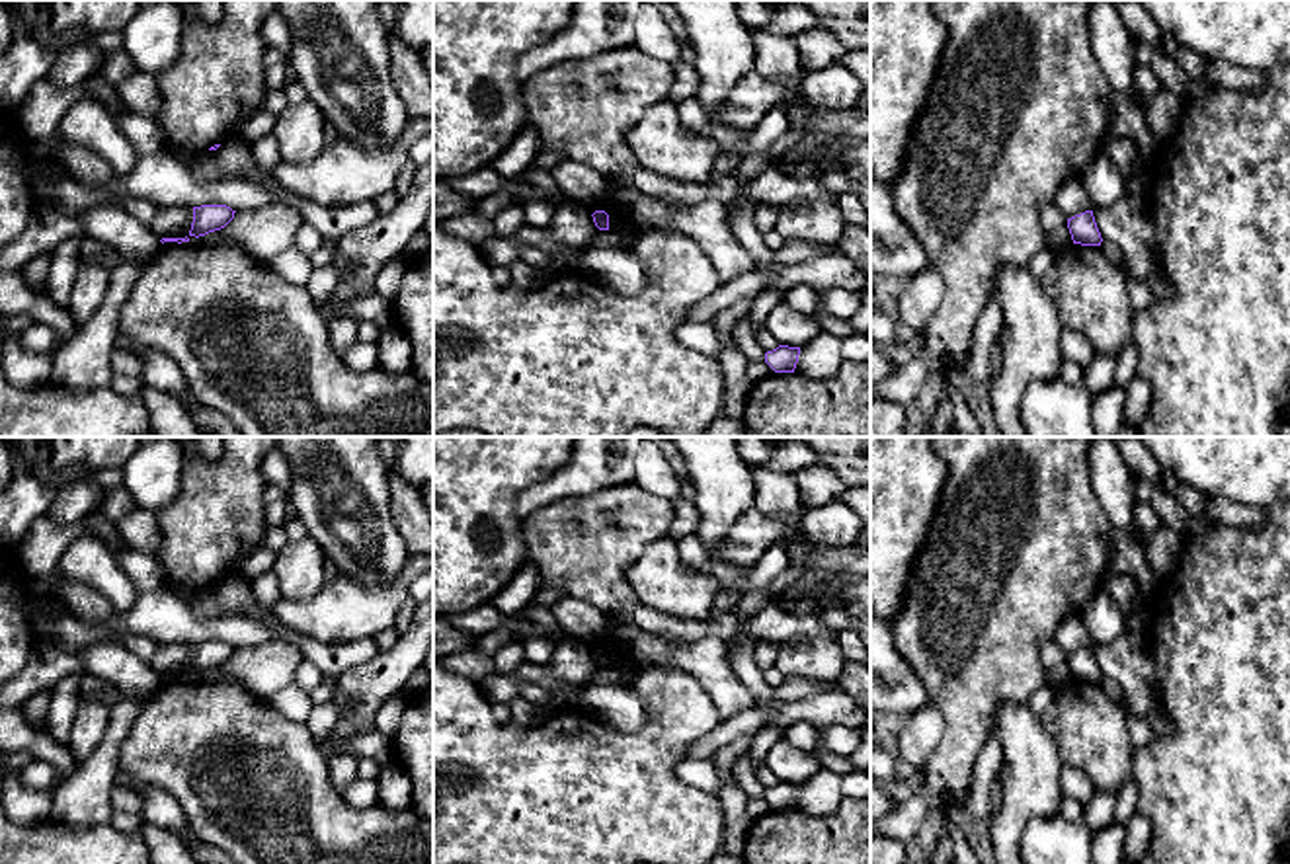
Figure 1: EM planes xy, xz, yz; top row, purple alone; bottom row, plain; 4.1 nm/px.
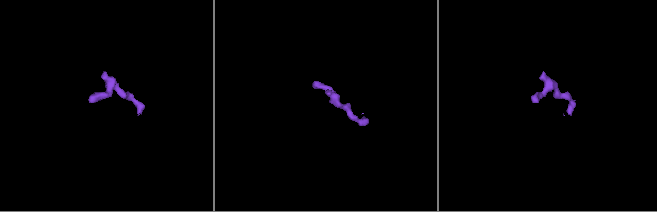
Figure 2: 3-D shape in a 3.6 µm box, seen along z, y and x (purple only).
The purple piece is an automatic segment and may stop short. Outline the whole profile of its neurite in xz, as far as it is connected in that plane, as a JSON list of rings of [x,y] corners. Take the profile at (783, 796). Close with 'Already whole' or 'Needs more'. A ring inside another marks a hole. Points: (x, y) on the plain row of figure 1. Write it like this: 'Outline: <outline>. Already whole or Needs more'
Outline: [[[779,782],[777,786],[765,790],[765,800],[775,809],[794,809],[798,792],[800,784]]]. Already whole

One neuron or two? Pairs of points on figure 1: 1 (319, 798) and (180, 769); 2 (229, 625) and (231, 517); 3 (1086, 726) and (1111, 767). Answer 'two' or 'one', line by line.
1: one
2: two
3: one

